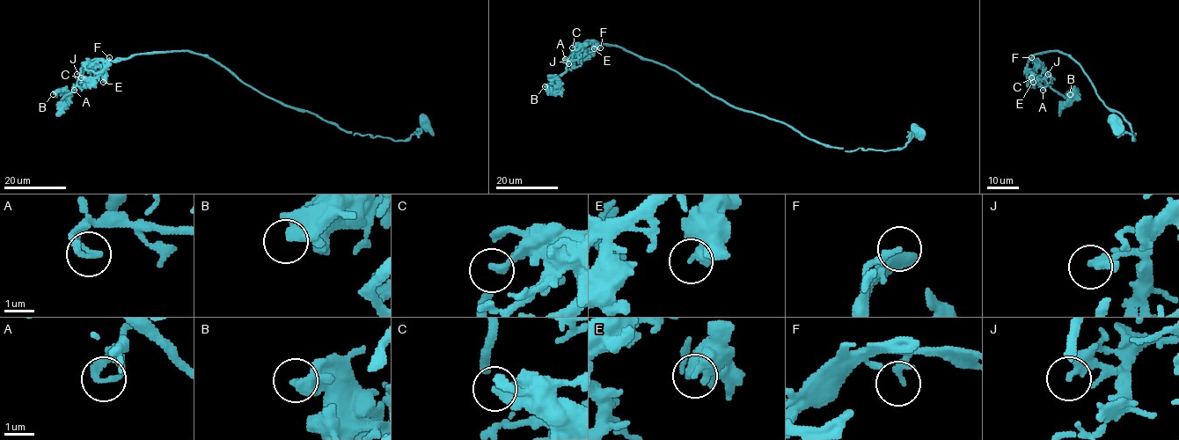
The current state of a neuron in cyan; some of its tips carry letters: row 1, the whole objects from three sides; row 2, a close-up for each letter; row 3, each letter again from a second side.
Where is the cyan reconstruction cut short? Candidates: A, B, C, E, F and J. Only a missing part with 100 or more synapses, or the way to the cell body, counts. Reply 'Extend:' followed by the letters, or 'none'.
Extend: none

